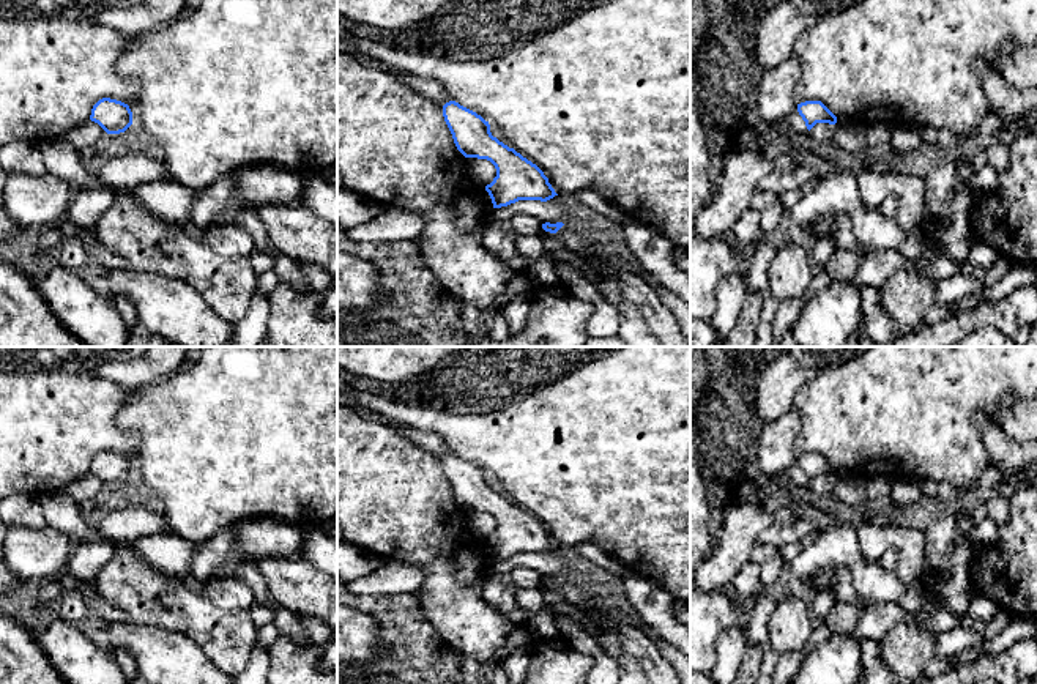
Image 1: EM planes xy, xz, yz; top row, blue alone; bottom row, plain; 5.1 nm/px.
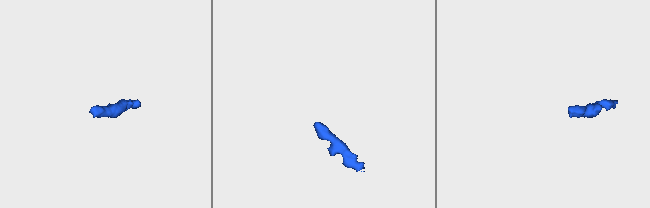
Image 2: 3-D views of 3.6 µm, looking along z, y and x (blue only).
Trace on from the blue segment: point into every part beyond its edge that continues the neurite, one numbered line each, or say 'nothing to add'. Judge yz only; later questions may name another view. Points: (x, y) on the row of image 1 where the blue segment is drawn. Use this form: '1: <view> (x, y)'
1: yz (795, 126)

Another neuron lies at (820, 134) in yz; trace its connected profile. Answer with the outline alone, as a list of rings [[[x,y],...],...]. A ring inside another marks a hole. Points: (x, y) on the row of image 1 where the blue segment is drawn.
[[[816,123],[804,139],[807,147],[823,148],[832,140],[832,125]]]

